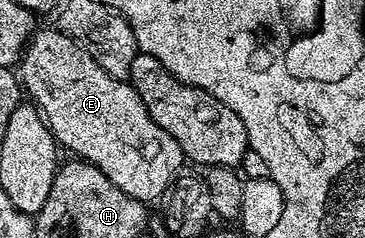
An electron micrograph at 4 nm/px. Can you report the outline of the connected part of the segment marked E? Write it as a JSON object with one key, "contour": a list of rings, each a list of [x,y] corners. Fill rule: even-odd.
{"contour":[[[55,28],[39,30],[31,36],[18,68],[28,99],[42,114],[42,120],[60,147],[65,146],[73,152],[72,155],[100,169],[122,193],[134,200],[150,202],[162,197],[164,190],[180,173],[185,157],[176,140],[153,122],[130,81],[109,76],[83,47]]]}

